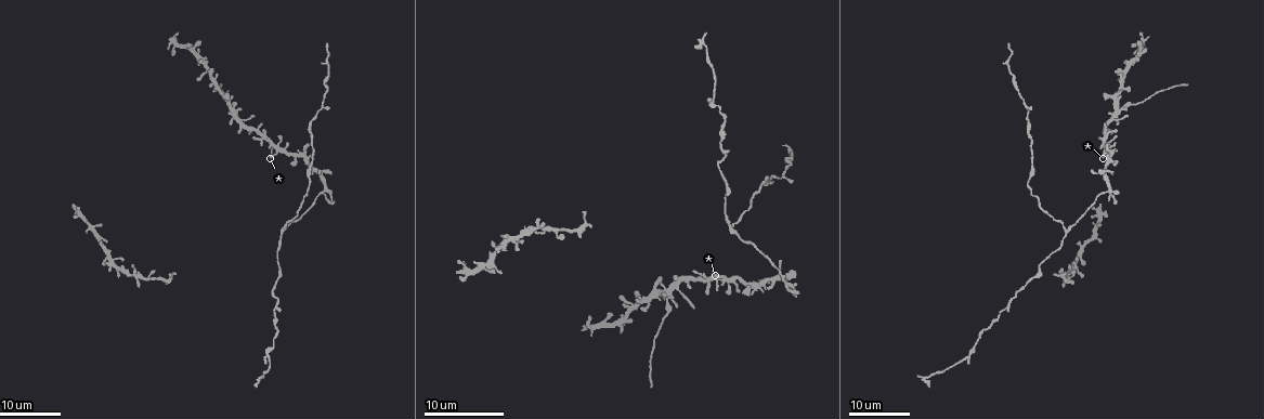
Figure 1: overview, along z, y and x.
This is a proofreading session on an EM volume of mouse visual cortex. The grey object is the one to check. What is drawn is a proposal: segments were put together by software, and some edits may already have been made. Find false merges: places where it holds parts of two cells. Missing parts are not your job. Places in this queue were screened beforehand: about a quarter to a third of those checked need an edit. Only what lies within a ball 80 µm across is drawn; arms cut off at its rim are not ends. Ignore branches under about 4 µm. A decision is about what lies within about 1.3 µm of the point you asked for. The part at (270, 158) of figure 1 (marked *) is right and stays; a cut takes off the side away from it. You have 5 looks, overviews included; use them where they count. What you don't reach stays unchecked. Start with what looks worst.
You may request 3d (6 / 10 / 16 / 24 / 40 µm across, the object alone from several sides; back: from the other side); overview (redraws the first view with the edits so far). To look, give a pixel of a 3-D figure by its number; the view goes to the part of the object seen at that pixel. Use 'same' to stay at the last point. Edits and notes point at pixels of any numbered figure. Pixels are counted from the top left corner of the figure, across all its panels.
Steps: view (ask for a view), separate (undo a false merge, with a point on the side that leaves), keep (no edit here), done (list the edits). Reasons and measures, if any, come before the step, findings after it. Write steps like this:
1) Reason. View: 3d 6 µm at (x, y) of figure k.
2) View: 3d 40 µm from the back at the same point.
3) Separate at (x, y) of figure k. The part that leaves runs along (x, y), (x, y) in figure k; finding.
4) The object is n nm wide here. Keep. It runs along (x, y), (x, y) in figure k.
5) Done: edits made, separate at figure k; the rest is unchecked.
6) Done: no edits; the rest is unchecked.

Looks like a crossing. View: 3d 16 µm at (283, 147) of figure 1.

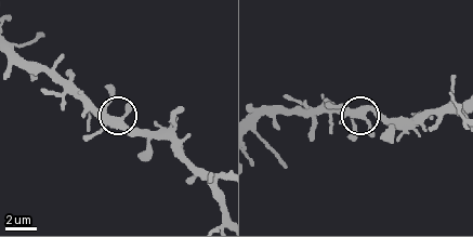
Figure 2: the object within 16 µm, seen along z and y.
View: 3d 6 µm at (112, 116) of figure 2.

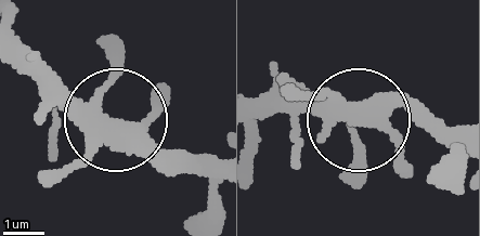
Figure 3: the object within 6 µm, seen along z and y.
The side arm is 30 µm long. Keep. It runs along (287, 91), (325, 94), (350, 119), (257, 112) in figure 3; one cell here.

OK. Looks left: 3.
Looks like a crossing. View: 3d 24 µm at (231, 108) of figure 1.

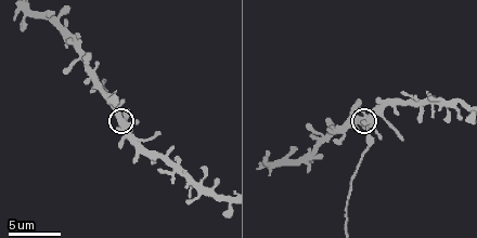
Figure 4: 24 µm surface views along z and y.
View: 3d 6 µm at (126, 123) of figure 4.

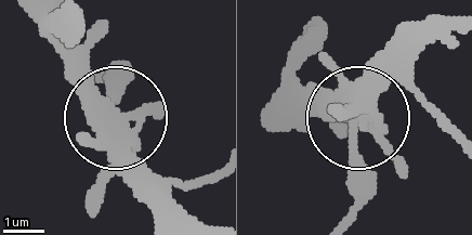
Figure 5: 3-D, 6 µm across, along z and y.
The side arm is 14 µm long. Keep. It runs along (193, 214), (114, 125), (110, 62) in figure 5; continuous, no second cell.

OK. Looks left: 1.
Done: no edits; the rest is unchecked.

